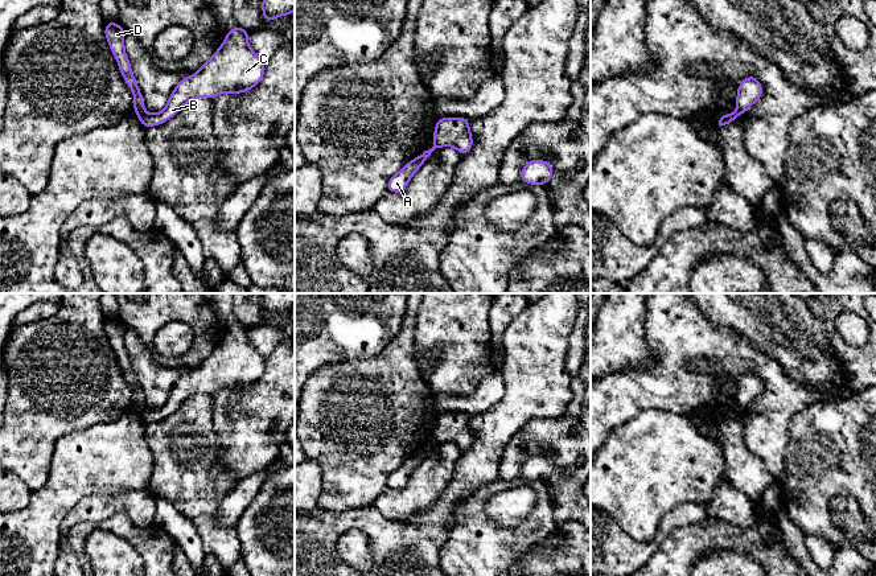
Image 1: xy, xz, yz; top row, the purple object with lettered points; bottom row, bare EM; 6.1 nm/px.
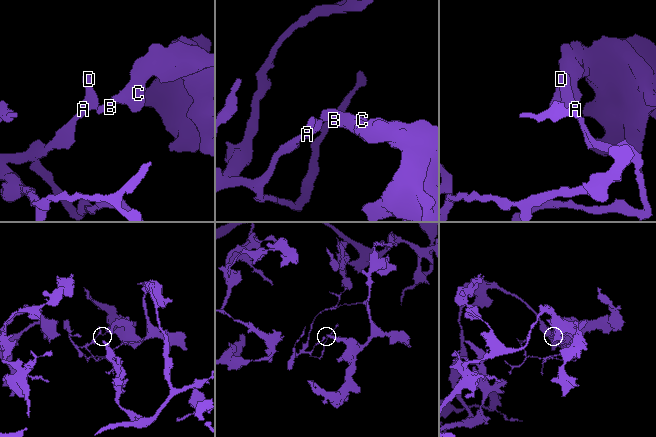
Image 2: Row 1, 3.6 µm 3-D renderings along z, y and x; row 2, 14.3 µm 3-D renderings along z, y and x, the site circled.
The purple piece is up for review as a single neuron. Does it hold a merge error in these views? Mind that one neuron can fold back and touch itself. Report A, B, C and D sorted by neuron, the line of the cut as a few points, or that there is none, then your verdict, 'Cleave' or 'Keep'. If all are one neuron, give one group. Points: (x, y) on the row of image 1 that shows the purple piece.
Groups: A D / B C. Split along xy (143, 108), (138, 114). Cleave

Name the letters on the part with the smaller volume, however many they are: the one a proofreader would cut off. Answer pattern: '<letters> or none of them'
A, D

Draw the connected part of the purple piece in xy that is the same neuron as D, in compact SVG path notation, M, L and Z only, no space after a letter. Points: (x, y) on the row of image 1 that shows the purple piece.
M108 21L104 25L104 36L118 61L119 71L133 94L132 107L135 114L140 114L144 110L144 98L137 81L132 74L131 63L124 49L126 30L119 25L119 22Z

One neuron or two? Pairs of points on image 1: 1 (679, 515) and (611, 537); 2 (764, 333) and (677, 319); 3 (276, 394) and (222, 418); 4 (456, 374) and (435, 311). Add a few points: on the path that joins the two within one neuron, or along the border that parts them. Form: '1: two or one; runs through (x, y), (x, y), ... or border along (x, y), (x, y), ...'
1: one; runs through (662, 533), (650, 547), (628, 547)
2: two; border along (696, 307), (714, 324), (726, 325), (744, 337)
3: one; runs through (263, 407), (253, 418), (235, 418)
4: one; runs through (459, 358), (459, 334), (451, 326)

